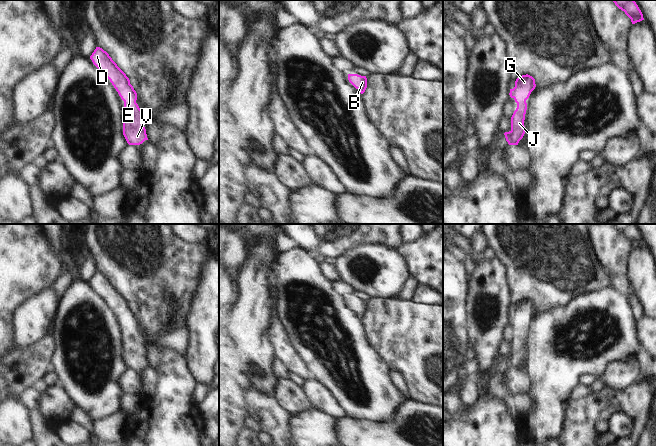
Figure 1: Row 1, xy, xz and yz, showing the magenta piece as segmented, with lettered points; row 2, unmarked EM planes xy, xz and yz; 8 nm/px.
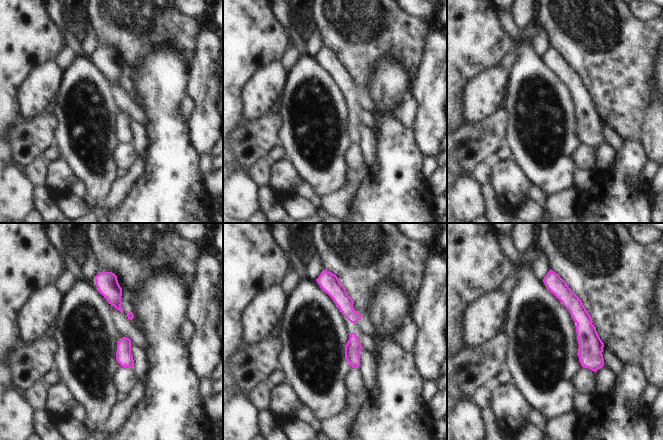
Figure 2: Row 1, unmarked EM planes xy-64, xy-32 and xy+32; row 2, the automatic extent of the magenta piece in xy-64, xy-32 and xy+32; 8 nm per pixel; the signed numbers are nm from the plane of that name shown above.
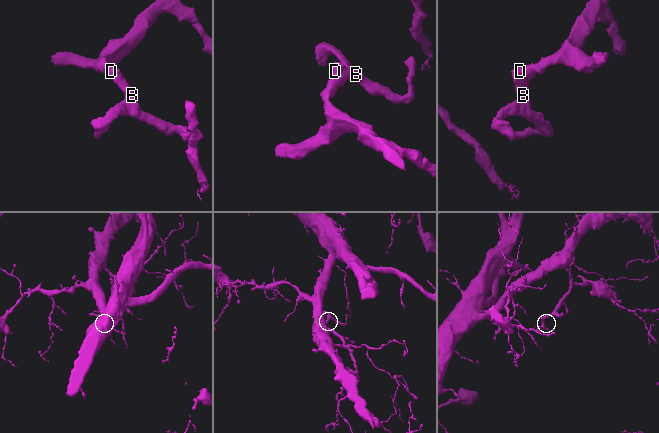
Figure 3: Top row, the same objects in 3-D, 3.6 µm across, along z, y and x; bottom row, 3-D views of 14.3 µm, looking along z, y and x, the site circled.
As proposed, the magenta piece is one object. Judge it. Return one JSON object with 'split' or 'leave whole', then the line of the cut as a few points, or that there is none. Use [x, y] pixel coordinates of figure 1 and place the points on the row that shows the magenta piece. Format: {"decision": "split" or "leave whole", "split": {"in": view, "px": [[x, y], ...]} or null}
{"decision": "leave whole", "split": null}

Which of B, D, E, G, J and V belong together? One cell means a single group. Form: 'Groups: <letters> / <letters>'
Groups: B D E G J V

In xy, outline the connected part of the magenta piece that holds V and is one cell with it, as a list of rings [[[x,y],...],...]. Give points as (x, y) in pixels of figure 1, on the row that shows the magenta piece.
[[[96,47],[90,56],[93,64],[110,80],[124,101],[123,135],[129,145],[140,145],[148,140],[143,124],[145,115],[136,103],[137,93],[129,78],[112,60],[109,54]]]

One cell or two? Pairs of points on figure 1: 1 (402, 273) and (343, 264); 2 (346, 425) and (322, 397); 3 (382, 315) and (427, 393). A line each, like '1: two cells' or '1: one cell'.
1: one cell
2: two cells
3: one cell

